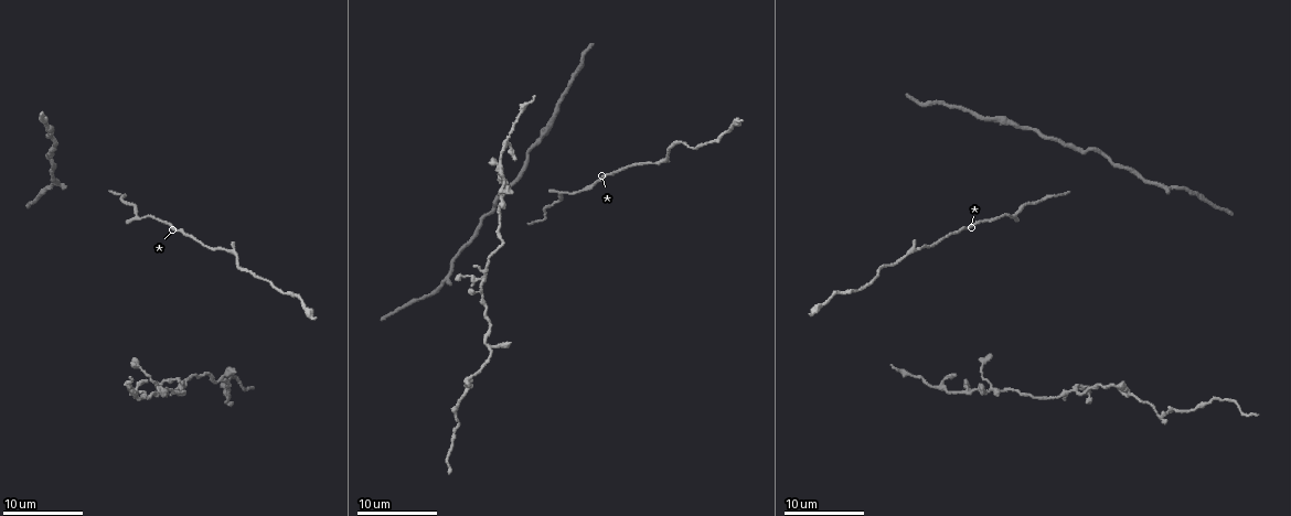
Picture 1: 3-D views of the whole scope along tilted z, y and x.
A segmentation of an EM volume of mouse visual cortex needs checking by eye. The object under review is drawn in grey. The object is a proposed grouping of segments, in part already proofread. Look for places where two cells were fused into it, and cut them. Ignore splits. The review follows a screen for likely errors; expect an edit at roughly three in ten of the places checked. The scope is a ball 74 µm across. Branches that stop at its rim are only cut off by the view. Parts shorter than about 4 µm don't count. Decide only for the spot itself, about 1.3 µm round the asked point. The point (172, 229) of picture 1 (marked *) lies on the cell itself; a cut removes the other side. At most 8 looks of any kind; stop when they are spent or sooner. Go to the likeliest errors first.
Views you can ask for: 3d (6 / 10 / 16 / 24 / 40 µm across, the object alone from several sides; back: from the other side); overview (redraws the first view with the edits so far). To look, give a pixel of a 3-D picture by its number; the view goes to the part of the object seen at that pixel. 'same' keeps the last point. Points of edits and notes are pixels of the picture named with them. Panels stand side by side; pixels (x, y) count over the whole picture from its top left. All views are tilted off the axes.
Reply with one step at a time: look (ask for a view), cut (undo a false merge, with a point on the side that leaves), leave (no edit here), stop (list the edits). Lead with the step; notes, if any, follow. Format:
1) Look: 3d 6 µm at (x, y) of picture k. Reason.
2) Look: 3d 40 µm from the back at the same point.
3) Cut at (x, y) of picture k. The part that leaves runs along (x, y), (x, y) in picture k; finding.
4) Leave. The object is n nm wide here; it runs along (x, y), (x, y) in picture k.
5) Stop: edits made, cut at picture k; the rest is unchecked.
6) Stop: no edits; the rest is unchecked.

Look: 3d 16 µm at (991, 390) of picture 1. Branch point.

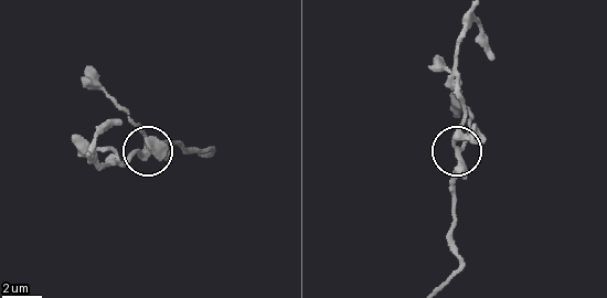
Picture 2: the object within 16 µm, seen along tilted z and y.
Look: 3d 6 µm at (458, 150) of picture 2.

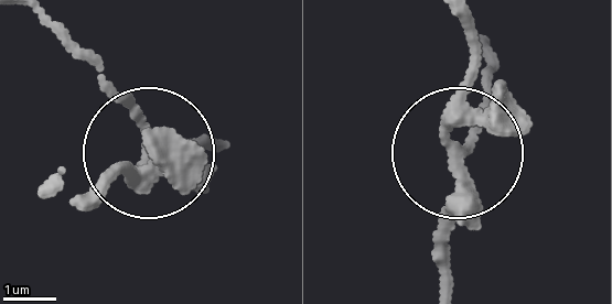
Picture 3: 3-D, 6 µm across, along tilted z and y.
Leave. The side arm is 15 µm long; continuous, no second cell.

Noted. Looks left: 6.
Look: 3d 16 µm at (227, 394) of picture 1. Thick turns thin.

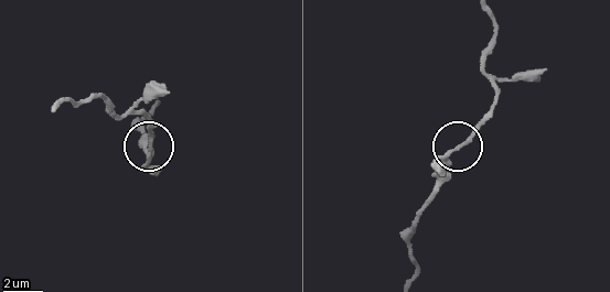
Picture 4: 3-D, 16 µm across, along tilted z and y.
Leave. It runs along (485, 12), (493, 42), (484, 67), (494, 108), (430, 175) in picture 4; all the same cell.

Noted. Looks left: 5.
Look: 3d 16 µm at (564, 194) of picture 1. Calibre changes.

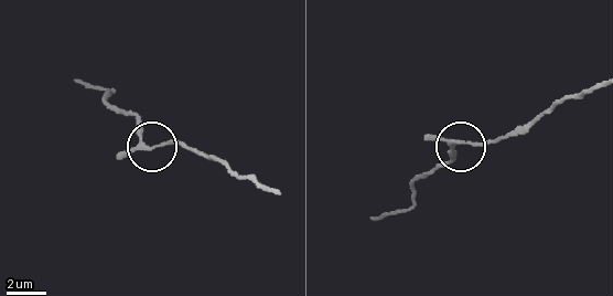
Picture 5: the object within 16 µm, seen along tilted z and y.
Leave. 3 arms meet here; it runs along (229, 175), (223, 164), (185, 146), (148, 147), (135, 113) in picture 5; continuous, no second cell.

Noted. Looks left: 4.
Look: 3d 10 µm at (185, 392) of picture 1. Thick turns thin.

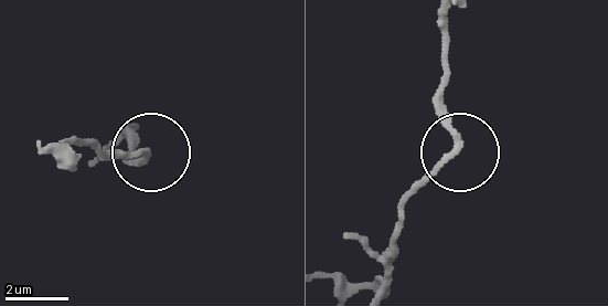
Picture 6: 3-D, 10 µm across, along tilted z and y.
Leave. Continuous, no second cell.

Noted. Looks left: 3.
Stop: no edits; the rest is unchecked.

